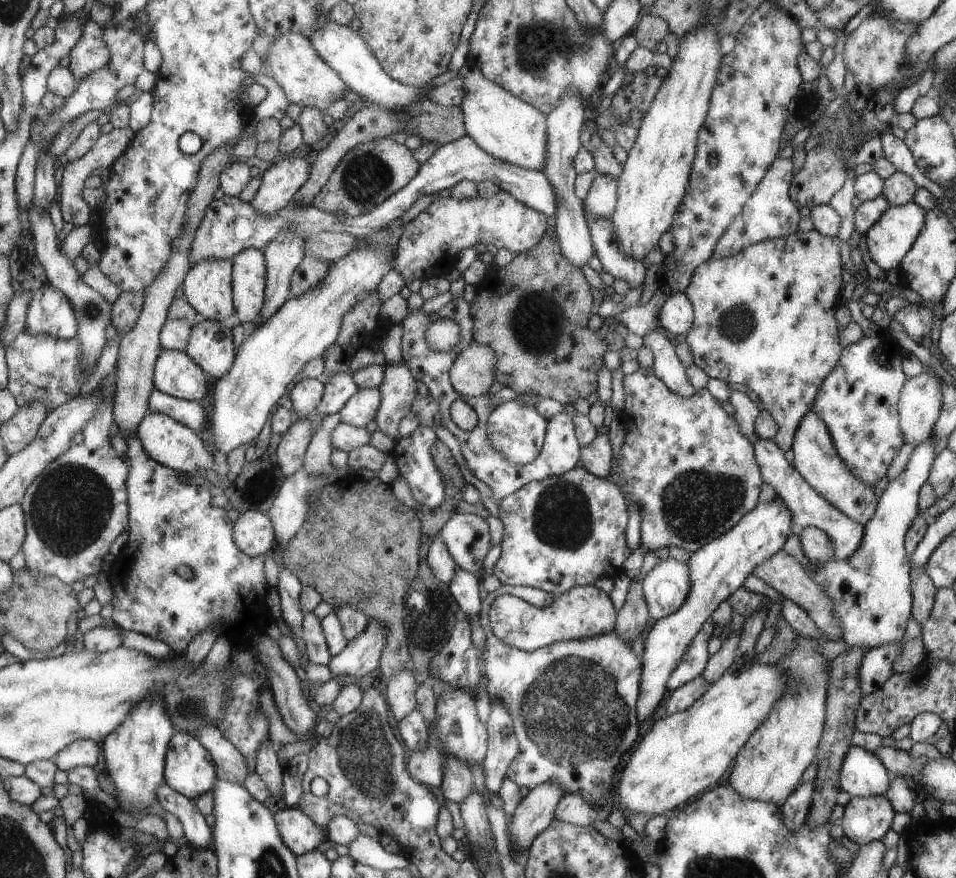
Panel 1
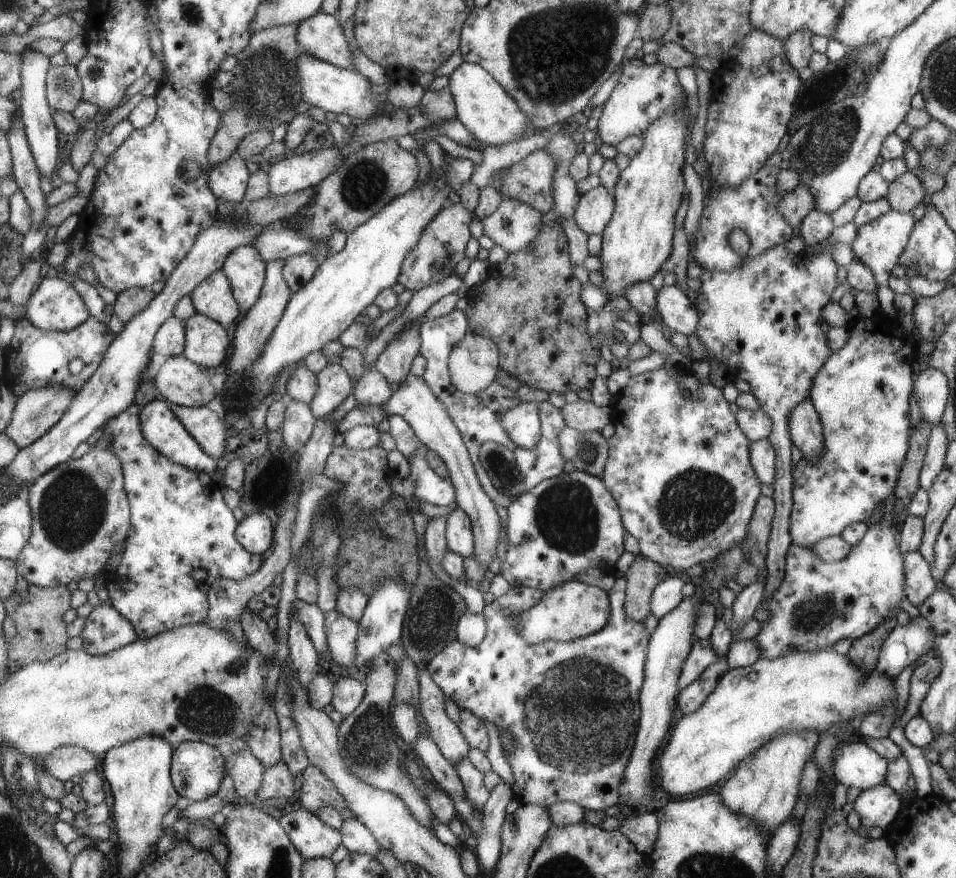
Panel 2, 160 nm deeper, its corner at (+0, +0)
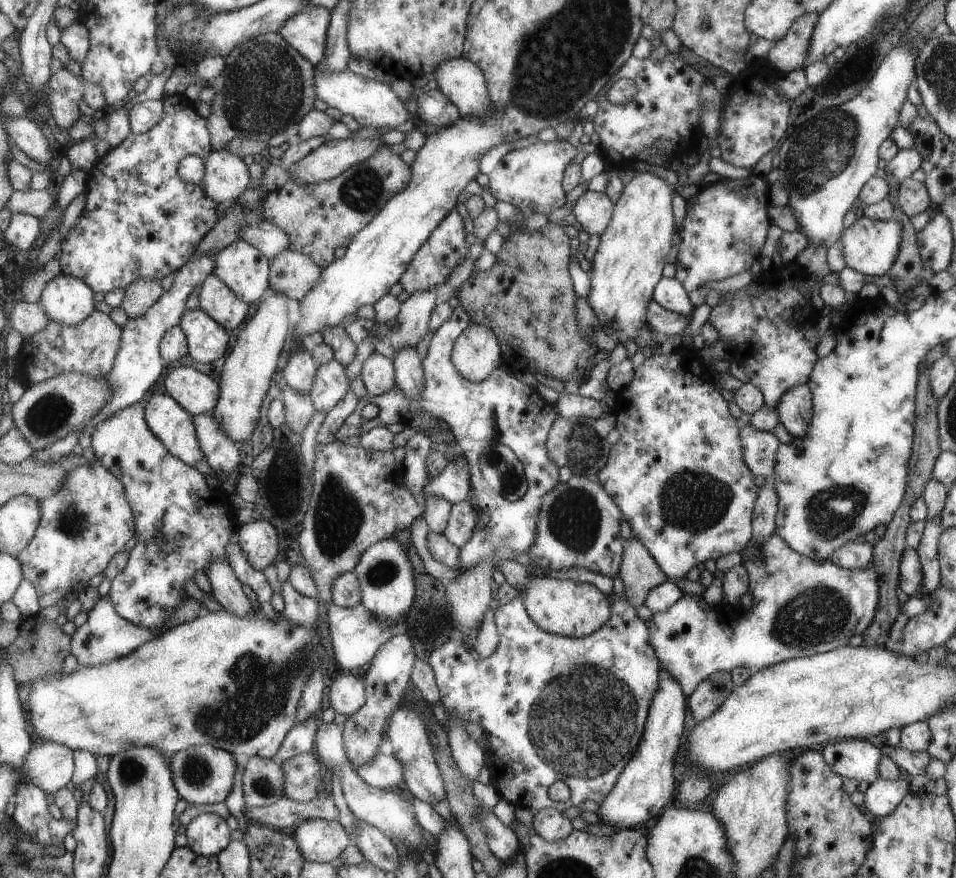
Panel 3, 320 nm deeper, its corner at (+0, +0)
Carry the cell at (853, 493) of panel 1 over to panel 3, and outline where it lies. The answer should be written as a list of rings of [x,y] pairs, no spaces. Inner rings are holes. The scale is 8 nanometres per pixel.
[[[806,383],[792,386],[777,401],[779,422],[793,438],[801,438],[811,420],[811,390]]]

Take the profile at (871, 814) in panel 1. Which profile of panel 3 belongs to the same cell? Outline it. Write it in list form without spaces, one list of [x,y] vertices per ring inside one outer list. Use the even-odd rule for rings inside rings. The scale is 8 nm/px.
[[[904,773],[895,780],[877,777],[864,791],[863,808],[877,819],[893,812],[905,793],[909,792],[910,777]]]

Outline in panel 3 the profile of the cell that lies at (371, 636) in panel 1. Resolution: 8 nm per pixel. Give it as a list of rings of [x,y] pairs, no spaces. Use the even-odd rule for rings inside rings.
[[[395,537],[383,539],[372,544],[361,557],[354,570],[360,578],[362,586],[362,602],[376,614],[378,619],[396,625],[401,617],[405,617],[415,602],[415,568],[409,562],[409,554],[404,544]]]

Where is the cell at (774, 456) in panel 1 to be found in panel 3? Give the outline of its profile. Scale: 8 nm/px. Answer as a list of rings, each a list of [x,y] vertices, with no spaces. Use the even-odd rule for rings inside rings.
[[[747,423],[740,428],[740,443],[743,447],[744,463],[754,476],[762,476],[770,480],[773,465],[775,464],[775,451],[779,446],[777,438],[771,431],[758,431]]]

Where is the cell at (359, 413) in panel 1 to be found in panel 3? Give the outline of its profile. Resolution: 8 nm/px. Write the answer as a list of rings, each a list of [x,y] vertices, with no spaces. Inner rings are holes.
[[[373,352],[364,361],[361,372],[369,395],[382,395],[397,384],[396,364],[383,353]]]

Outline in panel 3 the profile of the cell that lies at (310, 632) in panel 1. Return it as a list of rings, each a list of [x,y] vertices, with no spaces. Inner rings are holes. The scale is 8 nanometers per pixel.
[[[290,579],[283,582],[281,594],[285,602],[283,614],[290,621],[297,626],[319,629],[317,620],[319,620],[319,604],[321,602],[318,599],[301,594]]]

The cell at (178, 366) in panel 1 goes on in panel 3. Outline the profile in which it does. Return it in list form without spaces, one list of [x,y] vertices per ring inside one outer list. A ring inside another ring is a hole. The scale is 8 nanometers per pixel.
[[[191,366],[168,370],[164,378],[167,393],[173,395],[193,416],[212,414],[219,402],[222,393],[219,383]]]

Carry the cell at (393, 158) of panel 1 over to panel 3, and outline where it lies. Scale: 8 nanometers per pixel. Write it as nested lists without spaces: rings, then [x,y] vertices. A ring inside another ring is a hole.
[[[384,144],[368,161],[353,165],[331,180],[305,184],[289,179],[285,186],[268,194],[263,206],[264,218],[289,233],[289,249],[310,256],[324,269],[336,261],[335,250],[339,247],[346,249],[351,245],[356,234],[363,230],[397,193],[405,190],[412,176],[412,165],[403,162],[401,156],[391,150],[391,146]]]

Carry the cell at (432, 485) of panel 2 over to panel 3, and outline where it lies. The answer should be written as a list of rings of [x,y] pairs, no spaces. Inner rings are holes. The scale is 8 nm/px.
[[[457,457],[448,462],[443,474],[429,480],[424,494],[429,498],[436,494],[450,500],[453,504],[467,501],[472,493],[472,472],[467,458]]]

